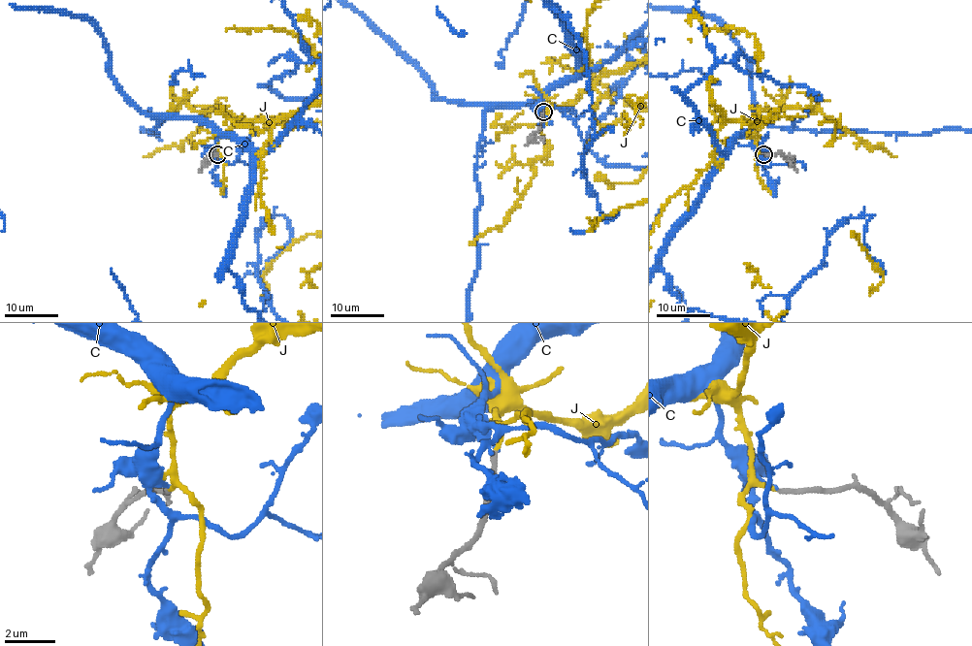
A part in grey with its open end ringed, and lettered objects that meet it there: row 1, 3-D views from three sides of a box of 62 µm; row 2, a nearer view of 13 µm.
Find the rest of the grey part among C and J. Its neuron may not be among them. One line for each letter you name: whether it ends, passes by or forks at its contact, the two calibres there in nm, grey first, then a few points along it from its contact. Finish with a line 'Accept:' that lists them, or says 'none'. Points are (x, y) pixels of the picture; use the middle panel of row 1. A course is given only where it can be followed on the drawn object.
J: it passes by; calibres 190 and 120 nm
Accept: J

